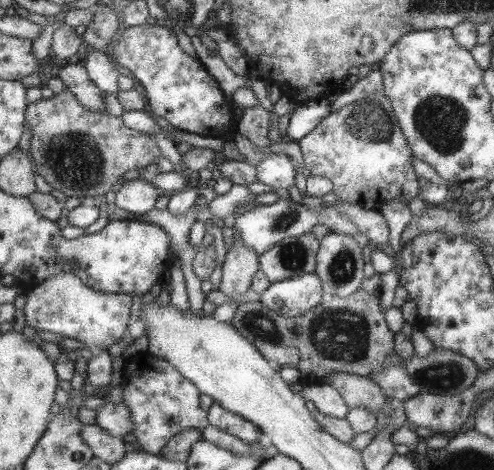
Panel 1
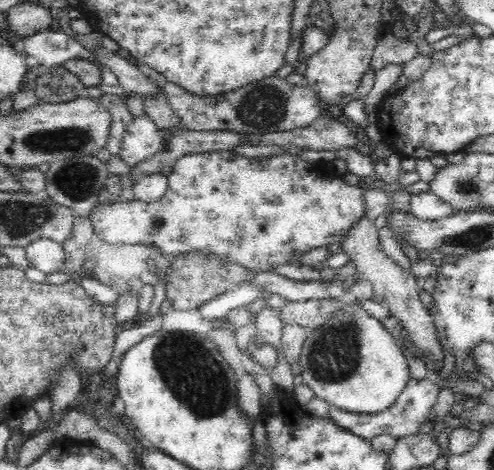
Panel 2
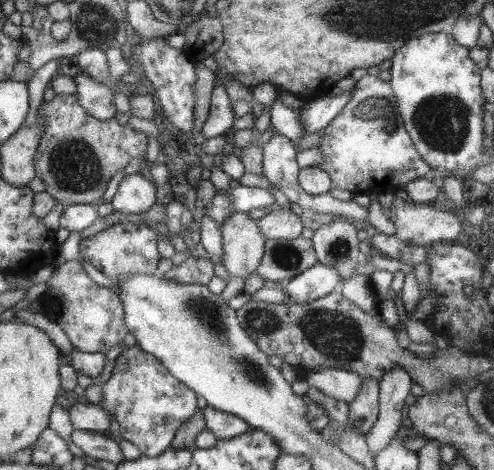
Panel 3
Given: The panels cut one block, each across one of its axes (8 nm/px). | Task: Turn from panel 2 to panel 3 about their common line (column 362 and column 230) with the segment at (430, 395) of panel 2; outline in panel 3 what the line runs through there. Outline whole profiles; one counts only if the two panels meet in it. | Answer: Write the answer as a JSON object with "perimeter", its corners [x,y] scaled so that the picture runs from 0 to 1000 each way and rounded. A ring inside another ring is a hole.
{"perimeter":[[[419,864],[407,877],[419,889],[419,911],[427,911],[443,936],[480,932],[480,928],[508,919],[508,902],[496,889],[484,889],[476,881],[460,881],[460,877],[427,868],[427,864]]]}

